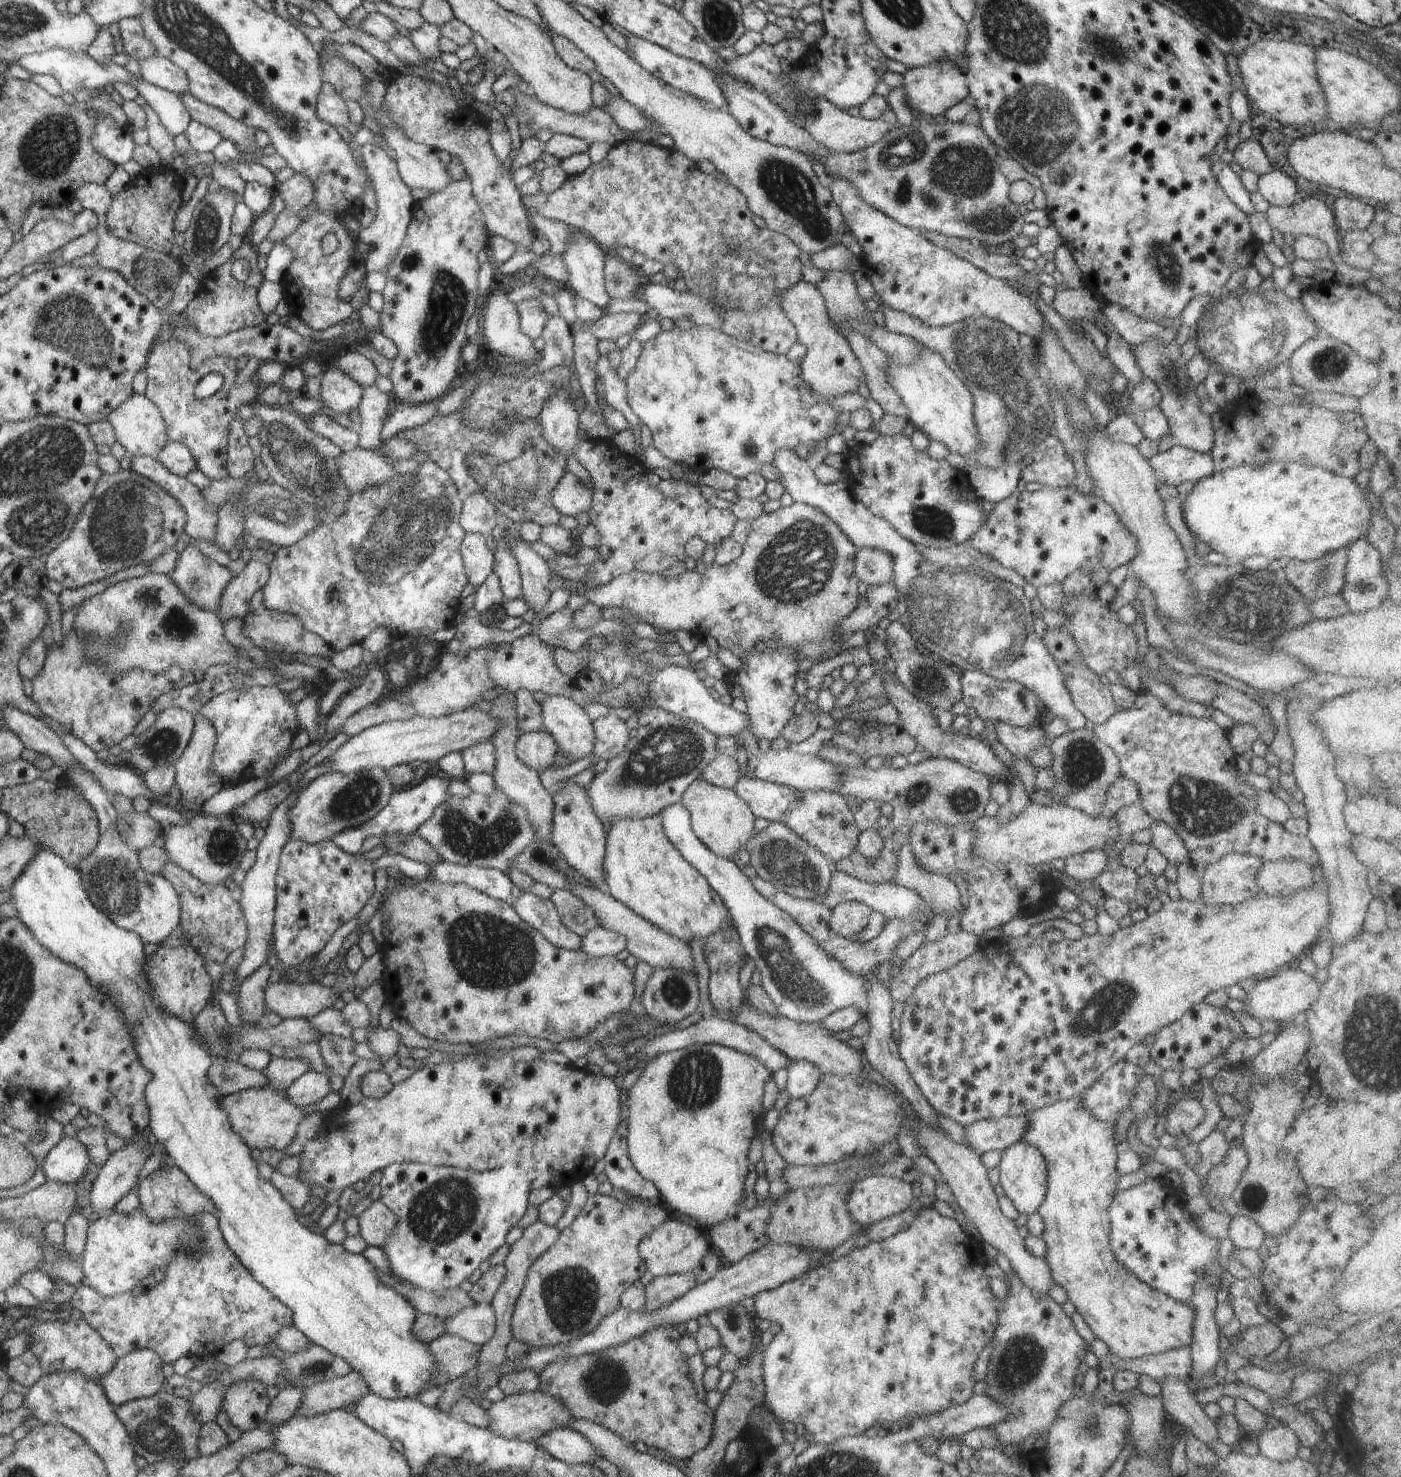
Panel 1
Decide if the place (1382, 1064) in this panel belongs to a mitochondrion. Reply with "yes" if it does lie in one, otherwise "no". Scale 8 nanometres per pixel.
yes

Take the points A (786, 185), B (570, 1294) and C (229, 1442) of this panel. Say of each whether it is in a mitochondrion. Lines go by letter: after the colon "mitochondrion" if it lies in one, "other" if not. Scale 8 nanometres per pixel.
A: mitochondrion
B: mitochondrion
C: other

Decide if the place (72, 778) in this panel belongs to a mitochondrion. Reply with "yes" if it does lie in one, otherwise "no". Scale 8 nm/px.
no

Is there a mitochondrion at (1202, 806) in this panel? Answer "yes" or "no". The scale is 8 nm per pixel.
yes

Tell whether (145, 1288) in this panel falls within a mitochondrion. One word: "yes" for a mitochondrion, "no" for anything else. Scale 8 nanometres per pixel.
no

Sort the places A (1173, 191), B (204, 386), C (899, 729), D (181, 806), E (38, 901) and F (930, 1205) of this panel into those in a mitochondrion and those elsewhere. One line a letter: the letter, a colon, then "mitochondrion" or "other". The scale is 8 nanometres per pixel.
A: other
B: mitochondrion
C: other
D: other
E: other
F: other

